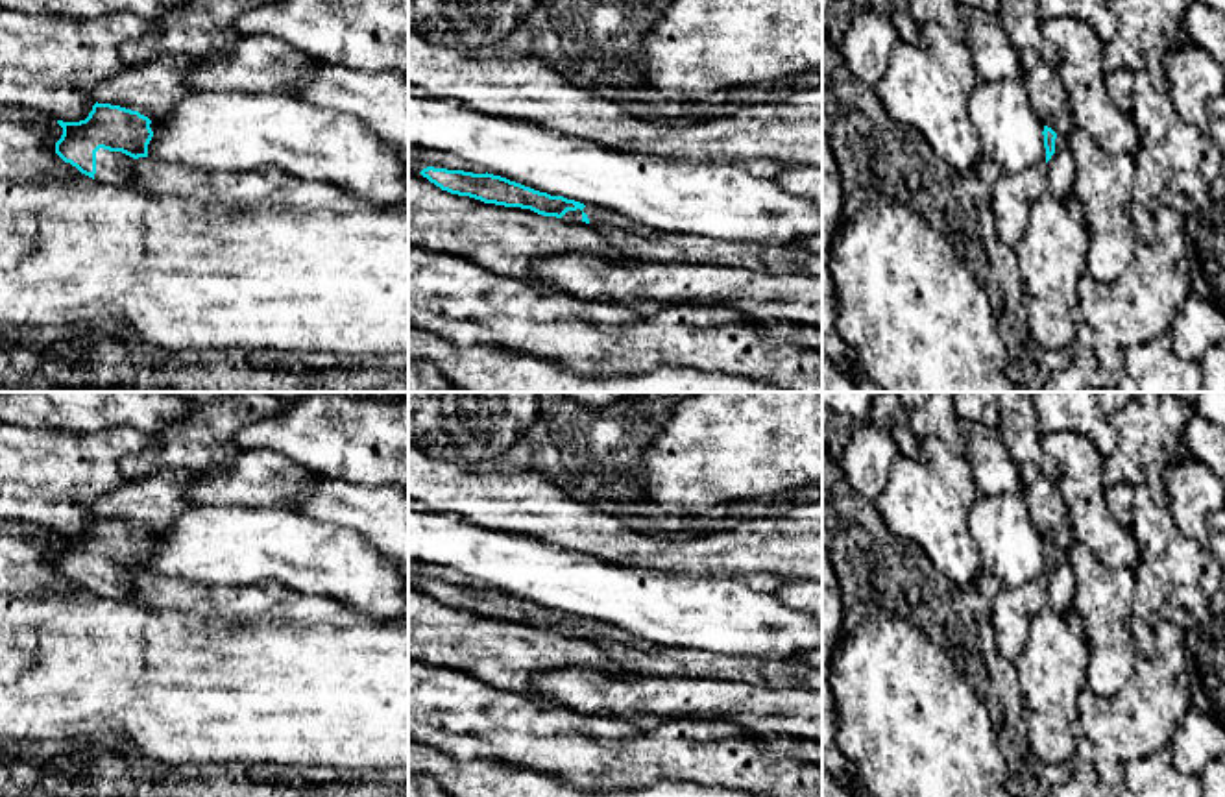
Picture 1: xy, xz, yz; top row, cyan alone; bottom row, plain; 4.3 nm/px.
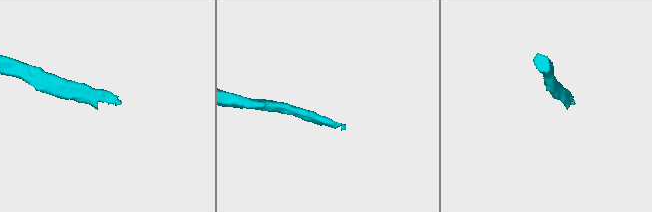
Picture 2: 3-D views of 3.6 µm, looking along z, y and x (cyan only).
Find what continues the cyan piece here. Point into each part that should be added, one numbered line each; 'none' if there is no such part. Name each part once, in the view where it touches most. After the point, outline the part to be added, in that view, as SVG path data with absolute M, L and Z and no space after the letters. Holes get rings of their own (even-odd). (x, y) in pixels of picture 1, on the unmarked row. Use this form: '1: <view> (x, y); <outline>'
1: xy (111, 581); M100 562L96 566L96 588L98 597L107 597L115 603L126 603L131 594L131 577L135 573L122 566L109 566Z

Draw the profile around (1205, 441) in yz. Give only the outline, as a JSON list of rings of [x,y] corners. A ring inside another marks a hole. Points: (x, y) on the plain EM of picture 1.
[[[1194,412],[1183,431],[1183,444],[1208,466],[1225,486],[1225,429]]]

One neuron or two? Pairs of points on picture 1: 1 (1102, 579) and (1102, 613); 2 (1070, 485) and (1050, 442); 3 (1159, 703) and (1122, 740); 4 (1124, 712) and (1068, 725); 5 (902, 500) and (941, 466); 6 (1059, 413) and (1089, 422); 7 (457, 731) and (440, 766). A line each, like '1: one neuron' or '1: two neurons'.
1: one neuron
2: one neuron
3: one neuron
4: two neurons
5: one neuron
6: one neuron
7: two neurons

